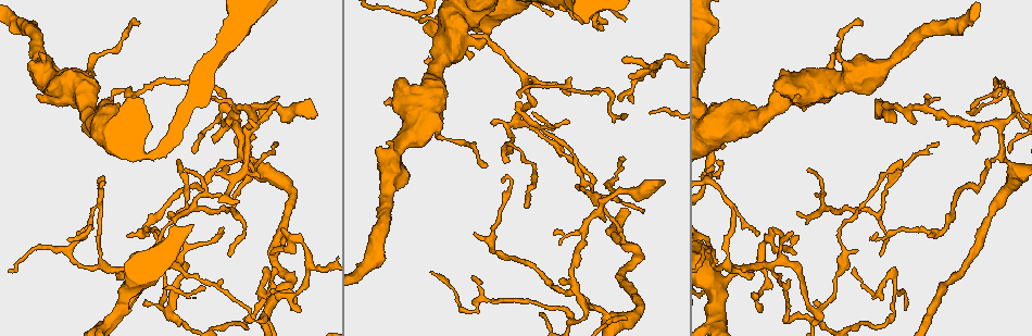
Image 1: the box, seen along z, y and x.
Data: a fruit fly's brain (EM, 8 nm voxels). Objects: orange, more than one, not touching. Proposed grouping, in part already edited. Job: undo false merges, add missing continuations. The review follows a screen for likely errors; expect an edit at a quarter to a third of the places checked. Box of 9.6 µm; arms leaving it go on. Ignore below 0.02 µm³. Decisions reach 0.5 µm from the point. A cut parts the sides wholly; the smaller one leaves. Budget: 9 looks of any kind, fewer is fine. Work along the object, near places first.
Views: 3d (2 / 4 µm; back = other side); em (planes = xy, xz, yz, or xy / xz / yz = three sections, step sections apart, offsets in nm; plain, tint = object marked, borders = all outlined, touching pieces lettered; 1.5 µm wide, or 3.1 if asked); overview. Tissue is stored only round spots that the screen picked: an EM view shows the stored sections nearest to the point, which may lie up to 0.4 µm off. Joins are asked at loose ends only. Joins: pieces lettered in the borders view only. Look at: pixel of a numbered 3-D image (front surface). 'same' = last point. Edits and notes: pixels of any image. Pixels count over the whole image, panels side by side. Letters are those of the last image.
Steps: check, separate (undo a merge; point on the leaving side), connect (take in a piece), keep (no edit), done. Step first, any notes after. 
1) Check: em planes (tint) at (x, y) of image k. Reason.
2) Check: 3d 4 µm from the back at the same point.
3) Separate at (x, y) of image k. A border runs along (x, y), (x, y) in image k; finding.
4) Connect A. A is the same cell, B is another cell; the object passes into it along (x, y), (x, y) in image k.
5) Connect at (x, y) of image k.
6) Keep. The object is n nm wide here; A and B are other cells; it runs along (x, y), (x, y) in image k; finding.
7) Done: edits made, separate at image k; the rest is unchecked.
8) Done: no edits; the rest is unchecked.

Check: 3d 4 µm from the back at (487, 165) of image 1. Thin end.

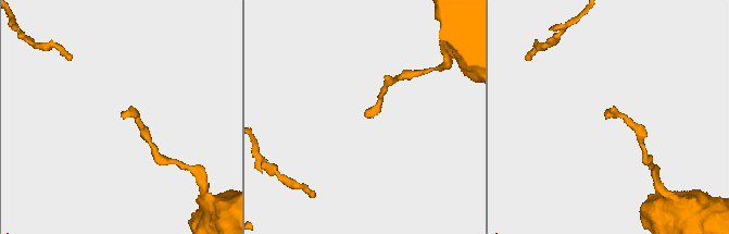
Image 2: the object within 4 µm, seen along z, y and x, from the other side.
Check: em planes (borders) at (365, 114) of image 2.

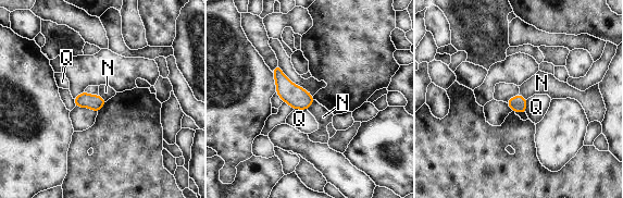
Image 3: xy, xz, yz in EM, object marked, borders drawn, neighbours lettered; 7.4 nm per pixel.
Keep. N and Q are other cells; a border runs along (314, 99), (307, 109) in image 3; no lettered piece goes on from it.

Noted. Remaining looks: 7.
Check: 3d 2 µm at (39, 54) of image 1. Free end.

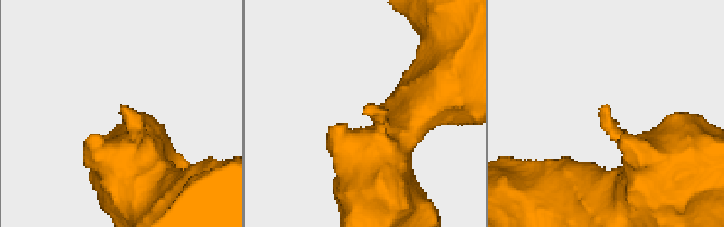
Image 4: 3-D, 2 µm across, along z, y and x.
Check: em planes (borders) at (368, 111) of image 4. Shape alone is not enough.

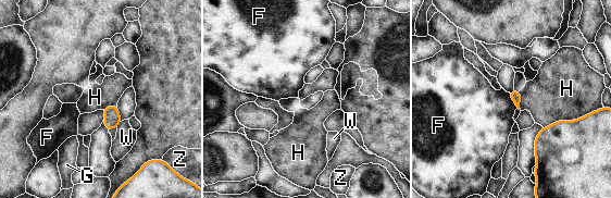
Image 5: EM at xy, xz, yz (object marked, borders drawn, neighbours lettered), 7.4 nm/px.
Keep. F, G, H, W and Z are other cells; a border runs along (508, 93), (518, 108) in image 5; no lettered piece goes on from it.

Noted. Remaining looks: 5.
Check: em xz step 4 (tint) at (171, 211) of image 1. Free end.

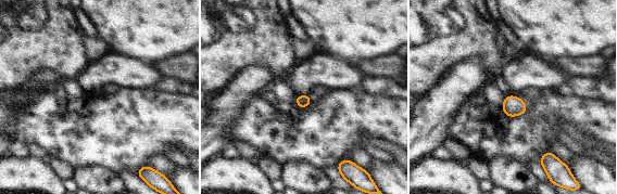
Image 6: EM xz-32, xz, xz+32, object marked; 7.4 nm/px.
Check: em planes (borders) at the same point.

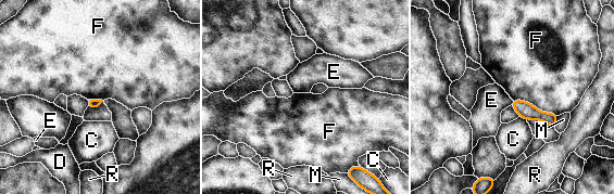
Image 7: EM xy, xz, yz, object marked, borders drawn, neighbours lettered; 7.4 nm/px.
Keep. C, D, E, F, M and R are other cells; it runs along (514, 102), (553, 123) in image 7; no lettered piece goes on from it.

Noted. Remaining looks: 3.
Check: em planes (borders) at (880, 256) of image 1. Tapers out.

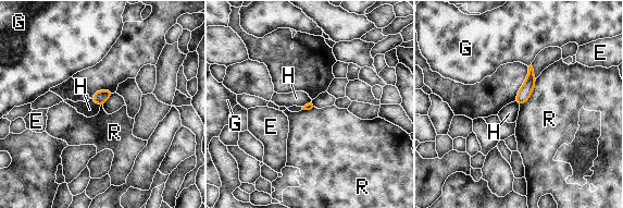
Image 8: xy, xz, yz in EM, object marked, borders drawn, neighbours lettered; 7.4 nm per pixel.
Keep. The longest contact is with R, 240 nm; E, G, H and R are other cells; a border runs along (90, 98), (100, 106) in image 8; none of them fits.

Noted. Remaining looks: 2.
Done: no edits; the rest is unchecked.

